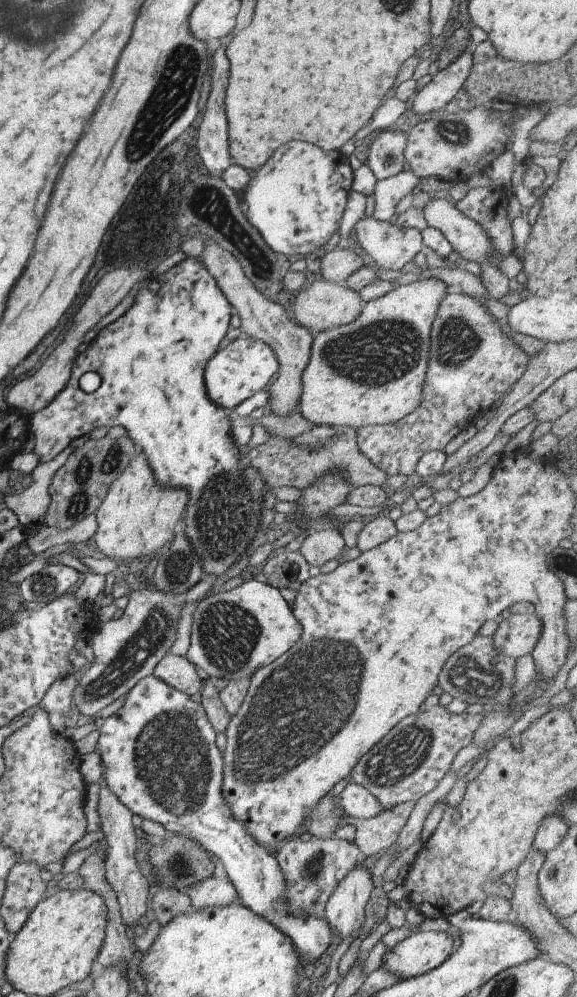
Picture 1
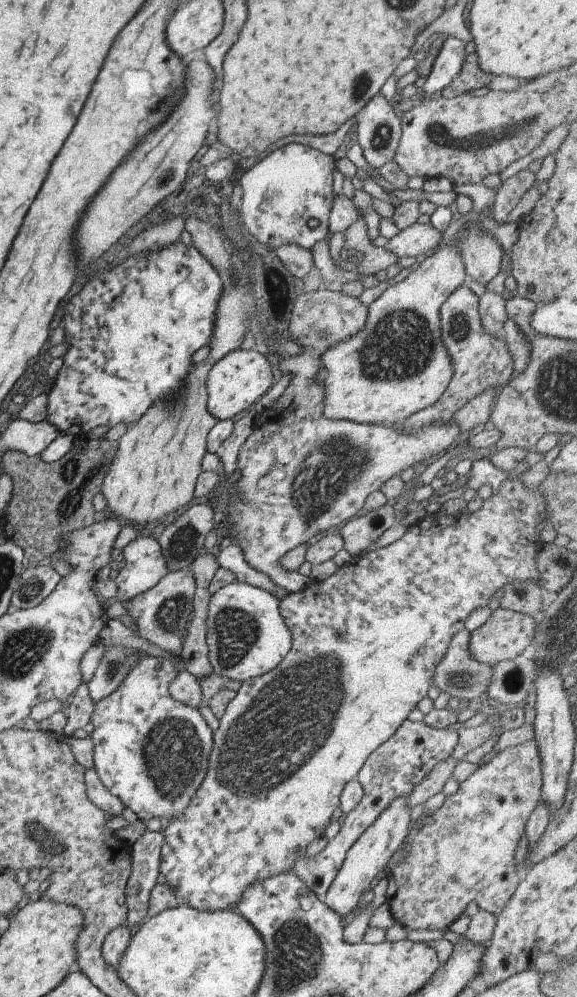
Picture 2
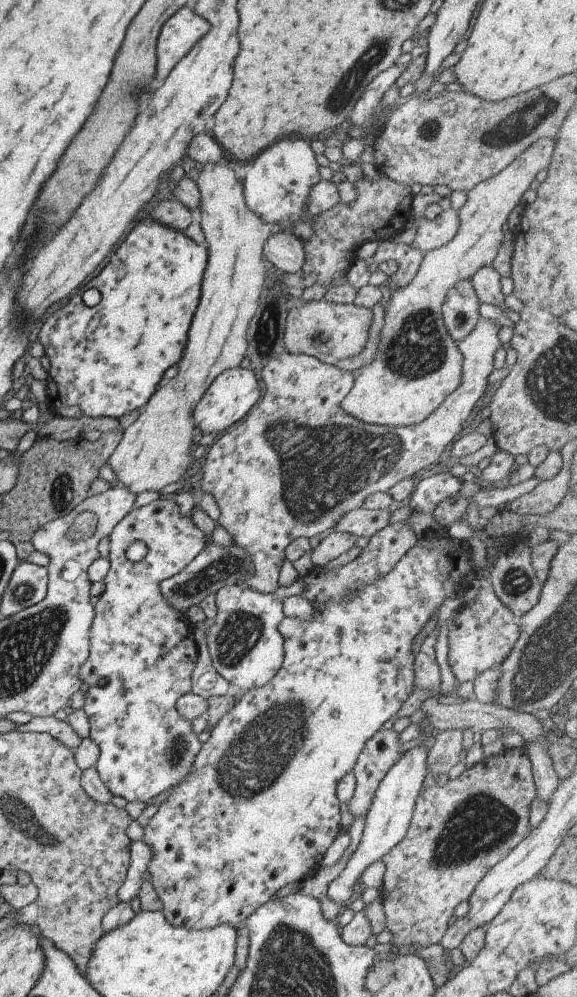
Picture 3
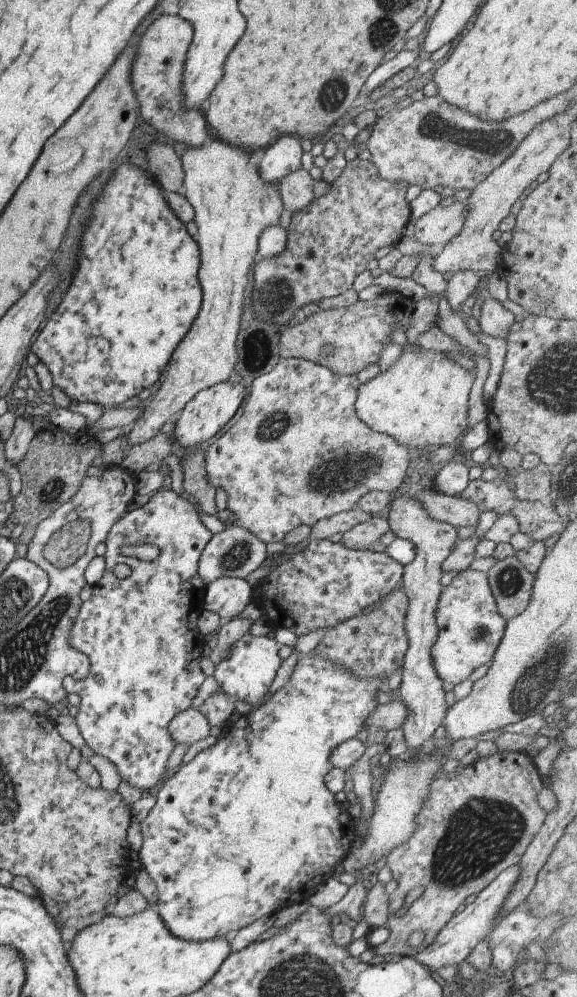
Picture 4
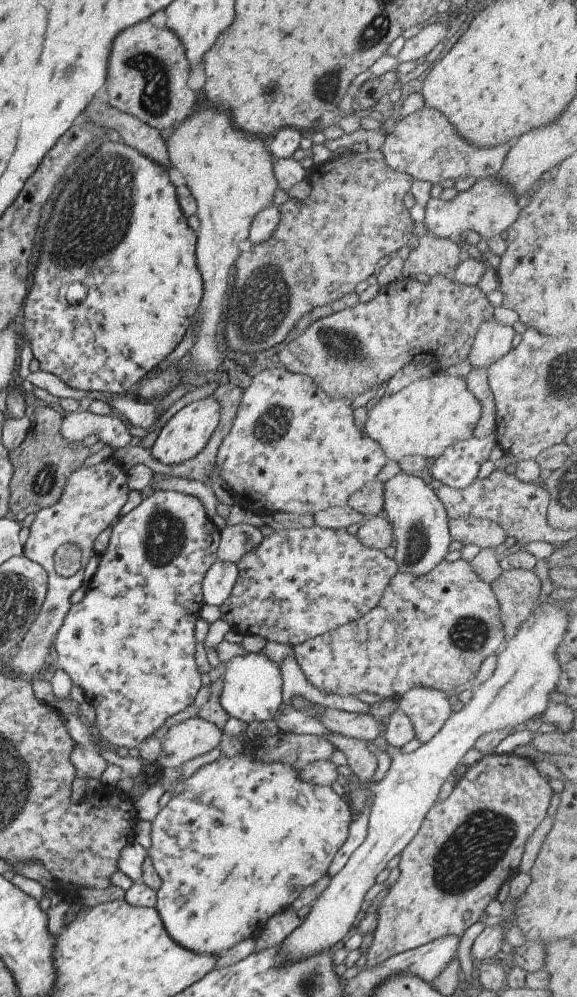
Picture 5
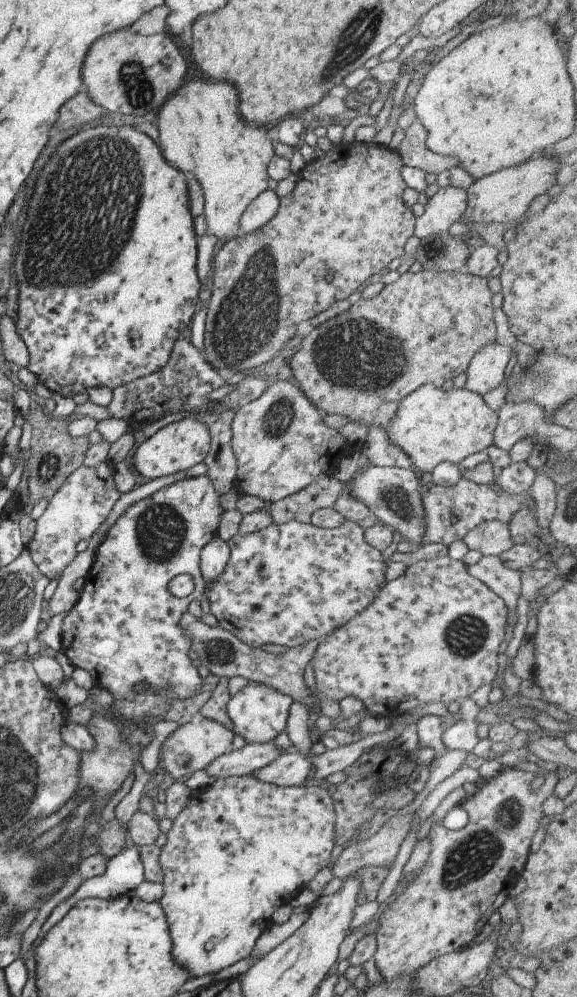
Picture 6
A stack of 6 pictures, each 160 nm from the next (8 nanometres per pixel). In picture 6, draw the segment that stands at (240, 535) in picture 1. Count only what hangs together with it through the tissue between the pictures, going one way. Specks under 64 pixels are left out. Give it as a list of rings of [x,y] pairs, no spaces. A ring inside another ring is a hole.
[[[100,122],[85,125],[57,146],[57,150],[51,154],[51,158],[45,162],[45,166],[35,178],[33,194],[27,202],[17,254],[12,258],[11,268],[17,284],[18,300],[14,327],[28,352],[26,367],[29,372],[33,372],[39,383],[45,384],[53,393],[72,397],[74,394],[88,392],[93,387],[110,391],[132,380],[153,374],[165,366],[174,340],[179,338],[179,333],[189,324],[195,312],[193,302],[197,300],[197,290],[199,290],[199,280],[195,272],[195,232],[187,206],[187,191],[183,174],[161,158],[155,142],[151,142],[145,134],[133,130],[129,125],[114,127],[105,126]]]

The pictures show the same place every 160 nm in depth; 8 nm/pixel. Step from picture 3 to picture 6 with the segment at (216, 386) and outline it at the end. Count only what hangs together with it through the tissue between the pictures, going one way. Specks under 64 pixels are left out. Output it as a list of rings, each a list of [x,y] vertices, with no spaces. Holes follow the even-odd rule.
[[[184,417],[176,422],[171,422],[159,428],[135,447],[131,459],[132,471],[139,472],[147,480],[153,480],[187,470],[187,468],[203,462],[210,447],[210,440],[207,427],[193,417]]]

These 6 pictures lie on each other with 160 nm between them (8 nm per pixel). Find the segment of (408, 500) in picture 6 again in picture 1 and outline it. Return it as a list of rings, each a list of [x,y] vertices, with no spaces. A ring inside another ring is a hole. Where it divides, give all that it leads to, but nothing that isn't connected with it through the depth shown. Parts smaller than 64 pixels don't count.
[[[360,855],[358,865],[349,870],[349,874],[331,892],[331,898],[325,904],[323,920],[339,937],[357,932],[360,937],[364,922],[364,908],[373,889],[368,858]]]

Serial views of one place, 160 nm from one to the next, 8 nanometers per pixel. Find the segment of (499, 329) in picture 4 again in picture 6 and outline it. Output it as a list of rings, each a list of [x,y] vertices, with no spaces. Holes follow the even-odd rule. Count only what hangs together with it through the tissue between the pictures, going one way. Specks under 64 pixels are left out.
[[[495,342],[481,347],[466,368],[466,386],[475,394],[483,396],[505,380],[505,365],[511,348]]]

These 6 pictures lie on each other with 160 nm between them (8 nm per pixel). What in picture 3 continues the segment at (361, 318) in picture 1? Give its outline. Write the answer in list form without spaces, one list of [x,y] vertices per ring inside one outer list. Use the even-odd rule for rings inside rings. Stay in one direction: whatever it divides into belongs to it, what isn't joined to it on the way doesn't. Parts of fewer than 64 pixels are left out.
[[[538,138],[505,168],[478,182],[466,192],[466,201],[457,211],[458,229],[455,236],[443,246],[424,253],[418,270],[409,284],[390,296],[389,308],[379,334],[380,341],[375,359],[368,366],[352,371],[354,378],[352,387],[340,402],[345,412],[370,425],[386,427],[416,425],[427,418],[441,404],[441,401],[459,386],[462,379],[462,354],[445,328],[440,311],[441,303],[447,290],[457,281],[471,278],[479,269],[490,266],[493,262],[497,248],[503,240],[503,222],[506,221],[511,209],[519,203],[523,192],[529,188],[535,174],[548,169],[554,151],[554,142],[555,138]]]

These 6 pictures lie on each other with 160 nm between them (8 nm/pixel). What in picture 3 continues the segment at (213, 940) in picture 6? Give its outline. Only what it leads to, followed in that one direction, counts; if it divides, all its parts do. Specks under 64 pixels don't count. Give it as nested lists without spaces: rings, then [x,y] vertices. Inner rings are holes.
[[[446,529],[435,531],[431,536],[417,538],[416,543],[406,551],[397,564],[378,581],[372,582],[361,591],[350,595],[347,601],[318,605],[311,614],[311,620],[301,621],[283,617],[277,623],[277,630],[283,639],[283,658],[279,670],[267,684],[242,693],[237,704],[224,714],[213,726],[210,736],[200,746],[185,778],[181,779],[171,790],[157,801],[157,811],[143,829],[142,841],[149,847],[151,858],[146,870],[151,876],[150,883],[160,902],[159,912],[174,927],[205,930],[217,925],[228,924],[236,928],[239,922],[253,914],[262,904],[269,901],[281,886],[294,880],[305,881],[315,874],[321,865],[321,859],[333,838],[341,829],[339,827],[339,801],[336,795],[336,784],[344,774],[351,772],[357,755],[364,744],[377,731],[389,725],[391,715],[400,709],[412,691],[412,662],[409,645],[415,634],[429,620],[430,614],[443,600],[455,592],[457,582],[473,579],[473,562],[469,565],[468,548],[454,549],[449,546]]]

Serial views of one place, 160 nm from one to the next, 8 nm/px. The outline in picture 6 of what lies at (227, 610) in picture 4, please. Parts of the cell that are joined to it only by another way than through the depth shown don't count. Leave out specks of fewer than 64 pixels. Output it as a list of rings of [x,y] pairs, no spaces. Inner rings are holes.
[[[215,534],[213,538],[202,546],[199,553],[199,568],[204,578],[204,592],[201,598],[206,598],[206,590],[209,585],[221,574],[225,563],[228,561],[229,551],[227,543]]]

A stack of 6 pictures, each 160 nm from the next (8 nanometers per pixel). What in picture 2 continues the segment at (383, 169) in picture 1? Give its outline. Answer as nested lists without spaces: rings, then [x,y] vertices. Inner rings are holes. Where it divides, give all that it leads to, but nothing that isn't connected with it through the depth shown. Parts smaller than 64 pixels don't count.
[[[375,94],[354,117],[356,143],[369,167],[377,169],[392,160],[400,137],[400,119],[383,95]]]

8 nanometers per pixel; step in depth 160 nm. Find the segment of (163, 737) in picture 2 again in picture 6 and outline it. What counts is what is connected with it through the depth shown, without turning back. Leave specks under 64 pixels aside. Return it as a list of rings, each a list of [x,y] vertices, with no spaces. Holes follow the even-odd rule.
[[[199,475],[177,480],[128,506],[98,544],[89,570],[83,573],[78,599],[63,620],[61,650],[74,668],[86,670],[93,684],[101,685],[111,694],[111,710],[123,723],[146,723],[143,718],[147,715],[164,716],[170,706],[165,698],[182,700],[199,693],[203,674],[198,671],[196,663],[187,658],[190,636],[178,626],[178,618],[186,612],[187,604],[200,599],[204,592],[206,584],[198,558],[202,546],[217,532],[219,517],[224,511],[219,505],[219,496],[212,482],[205,475]],[[177,574],[189,574],[194,584],[192,592],[183,598],[174,597],[167,591],[167,582]],[[141,680],[151,684],[152,690],[136,694],[133,685]]]

